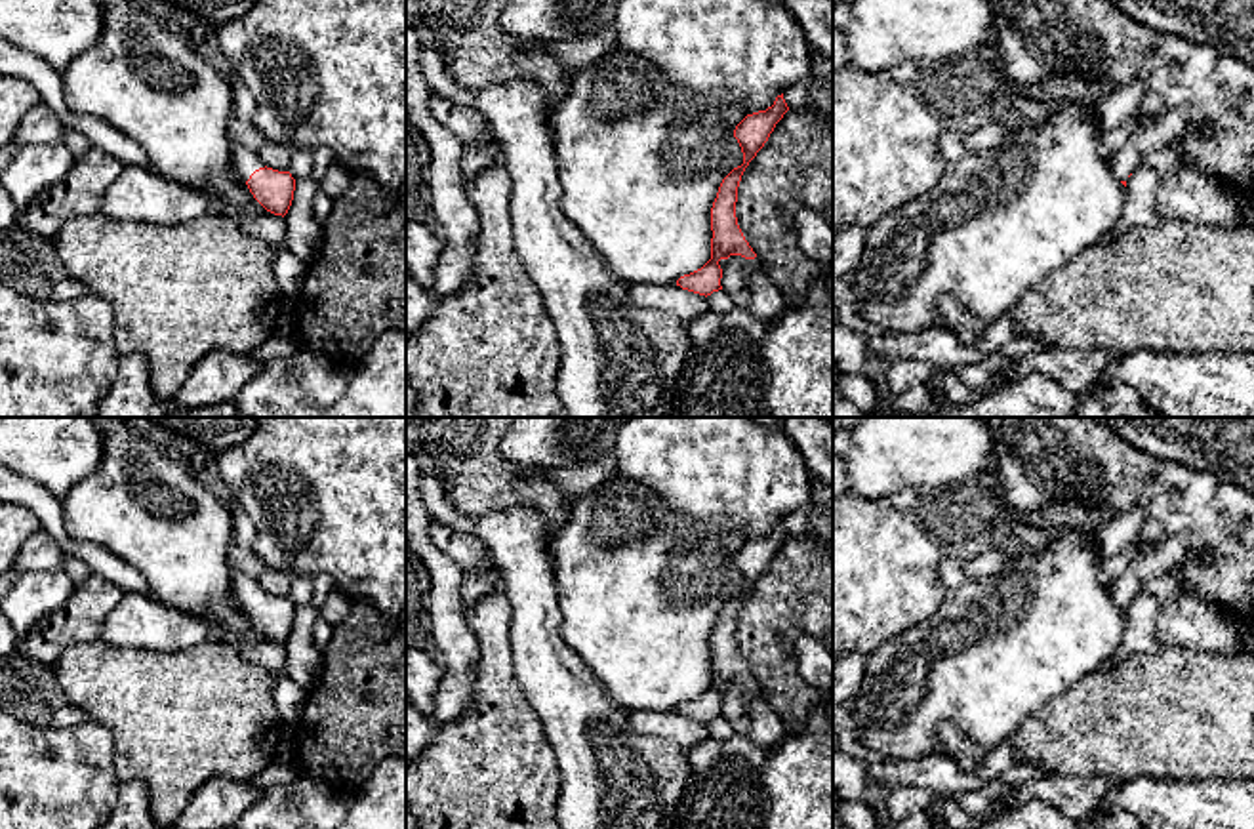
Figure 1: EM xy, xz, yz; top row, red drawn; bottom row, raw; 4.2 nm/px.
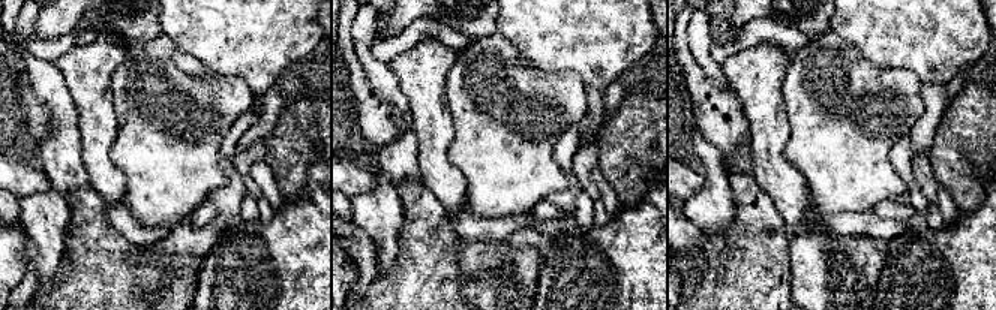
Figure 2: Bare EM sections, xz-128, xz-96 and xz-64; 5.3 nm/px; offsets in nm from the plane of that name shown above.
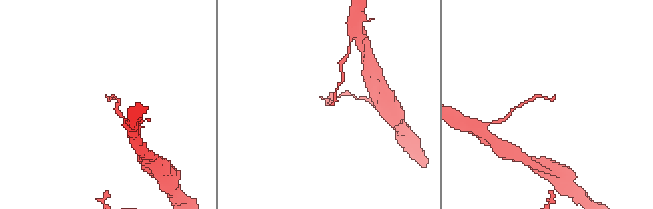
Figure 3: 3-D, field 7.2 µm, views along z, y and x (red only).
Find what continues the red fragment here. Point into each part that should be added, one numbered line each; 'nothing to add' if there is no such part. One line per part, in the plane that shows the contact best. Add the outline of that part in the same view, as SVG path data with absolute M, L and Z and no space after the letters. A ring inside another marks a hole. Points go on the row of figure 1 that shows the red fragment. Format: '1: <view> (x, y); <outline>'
1: xy (244, 161); M233 143L231 162L233 162L234 173L244 183L250 179L250 175L255 170L265 168L265 164L259 160L255 151L252 151L252 149L244 147L244 145L236 145L236 143Z

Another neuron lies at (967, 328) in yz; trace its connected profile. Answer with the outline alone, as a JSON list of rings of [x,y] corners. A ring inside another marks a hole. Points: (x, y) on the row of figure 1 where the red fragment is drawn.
[[[943,295],[938,299],[938,314],[940,326],[953,332],[964,345],[976,345],[987,330],[987,324],[970,314],[953,295]]]

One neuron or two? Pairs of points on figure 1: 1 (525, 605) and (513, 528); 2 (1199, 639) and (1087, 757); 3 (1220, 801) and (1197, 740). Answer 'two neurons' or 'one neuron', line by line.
1: one neuron
2: two neurons
3: two neurons

